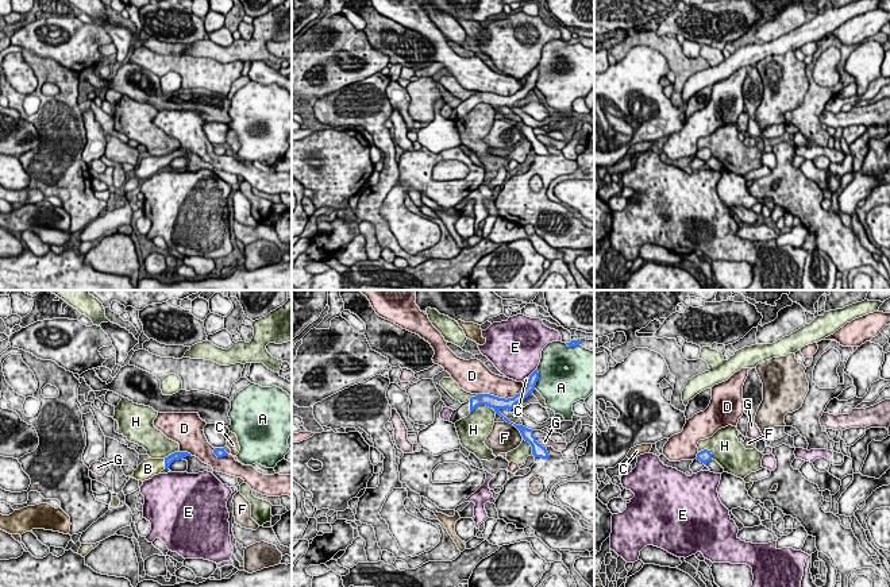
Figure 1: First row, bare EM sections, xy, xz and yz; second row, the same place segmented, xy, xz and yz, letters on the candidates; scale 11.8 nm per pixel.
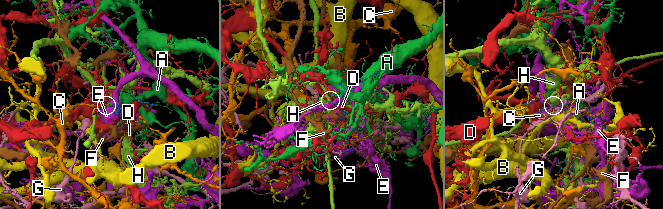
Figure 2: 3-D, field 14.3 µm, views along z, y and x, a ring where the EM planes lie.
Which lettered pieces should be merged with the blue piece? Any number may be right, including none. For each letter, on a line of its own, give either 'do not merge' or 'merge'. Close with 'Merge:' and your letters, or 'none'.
A: do not merge
B: merge
C: do not merge
D: do not merge
E: do not merge
F: do not merge
G: do not merge
H: do not merge
Merge: B

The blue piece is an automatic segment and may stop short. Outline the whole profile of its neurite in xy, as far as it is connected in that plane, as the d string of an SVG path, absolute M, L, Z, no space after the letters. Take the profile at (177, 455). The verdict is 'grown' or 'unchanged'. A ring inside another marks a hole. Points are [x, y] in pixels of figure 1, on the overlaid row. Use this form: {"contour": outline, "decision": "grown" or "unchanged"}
{"contour": "M174 452L165 459L143 460L130 478L134 478L134 479L142 480L142 482L149 480L154 475L158 475L161 471L169 468L174 460L180 460L180 459L186 457L186 456L190 456L190 453Z", "decision": "grown"}

